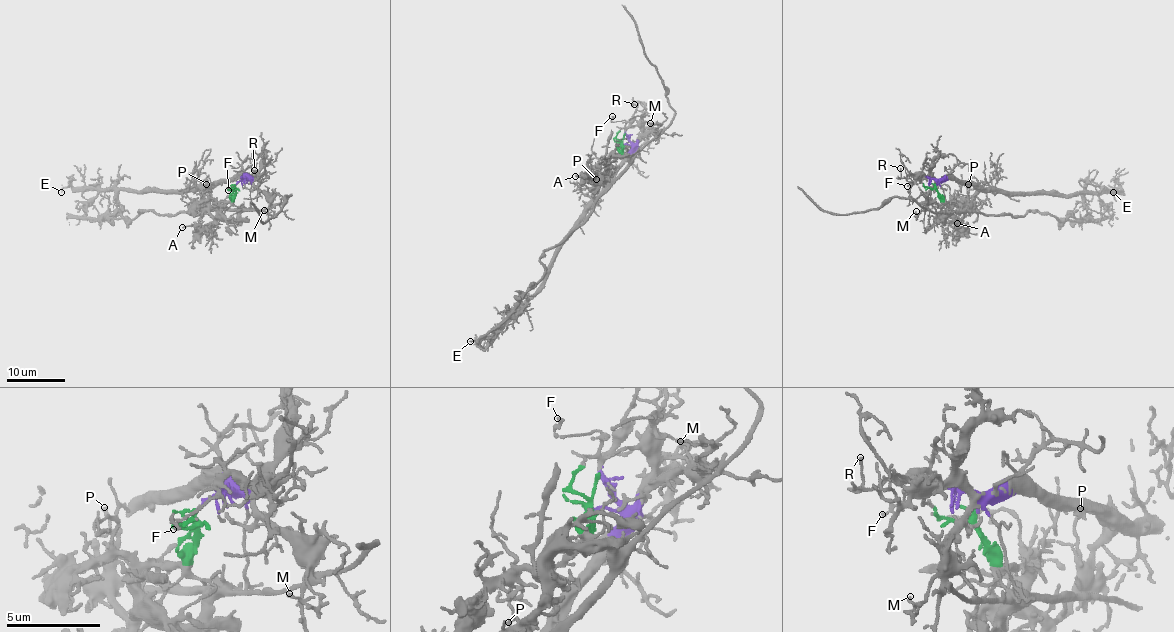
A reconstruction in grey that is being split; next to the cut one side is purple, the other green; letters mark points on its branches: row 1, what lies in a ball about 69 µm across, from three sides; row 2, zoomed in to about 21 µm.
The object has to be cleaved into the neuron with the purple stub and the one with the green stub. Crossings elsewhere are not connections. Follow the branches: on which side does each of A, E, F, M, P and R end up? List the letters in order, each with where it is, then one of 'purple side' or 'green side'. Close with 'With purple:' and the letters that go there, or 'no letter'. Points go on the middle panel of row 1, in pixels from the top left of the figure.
A: place (575, 176); green side
E: place (470, 341); purple side
F: place (612, 116); purple side
M: place (650, 123); purple side
P: place (596, 179); green side
R: place (634, 104); purple side
With purple: E, F, M, R

